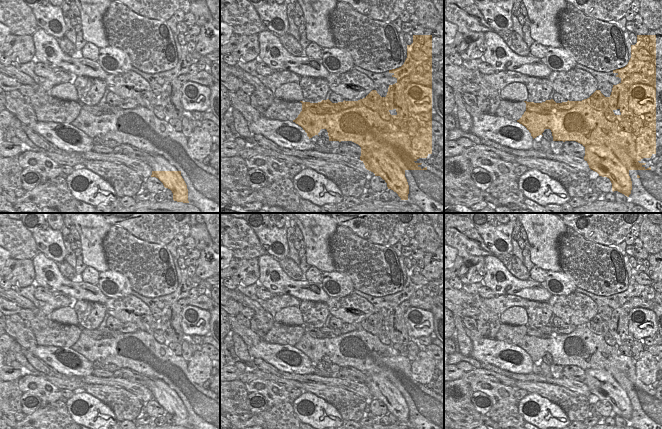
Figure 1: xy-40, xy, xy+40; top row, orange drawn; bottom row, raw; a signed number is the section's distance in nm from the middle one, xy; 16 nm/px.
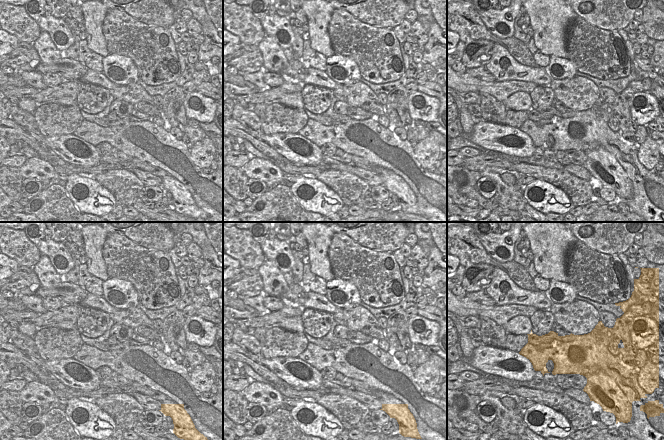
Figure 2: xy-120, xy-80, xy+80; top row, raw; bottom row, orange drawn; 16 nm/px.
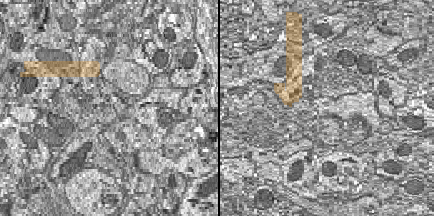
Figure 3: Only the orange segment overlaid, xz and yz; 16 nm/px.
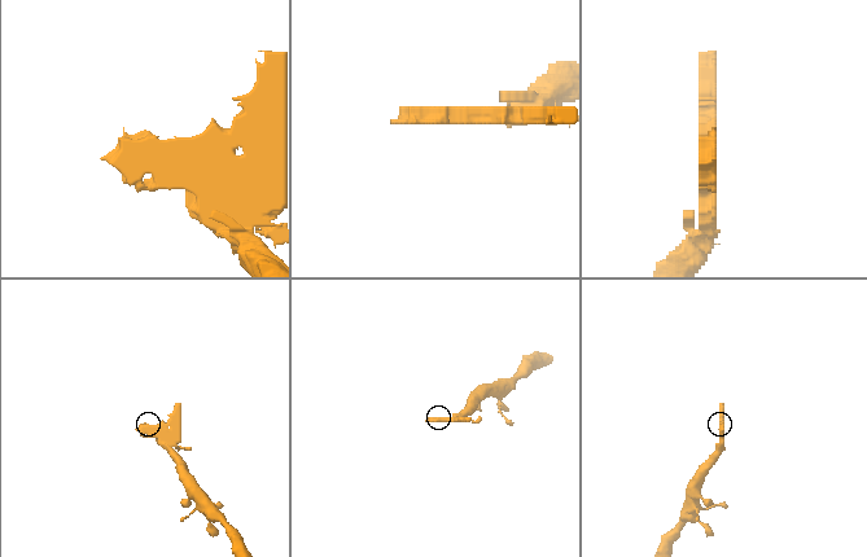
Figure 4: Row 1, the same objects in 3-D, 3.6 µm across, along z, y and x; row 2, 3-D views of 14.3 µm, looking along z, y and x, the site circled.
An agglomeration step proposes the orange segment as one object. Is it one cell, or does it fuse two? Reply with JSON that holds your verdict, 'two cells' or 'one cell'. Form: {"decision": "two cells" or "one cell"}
{"decision": "two cells"}

